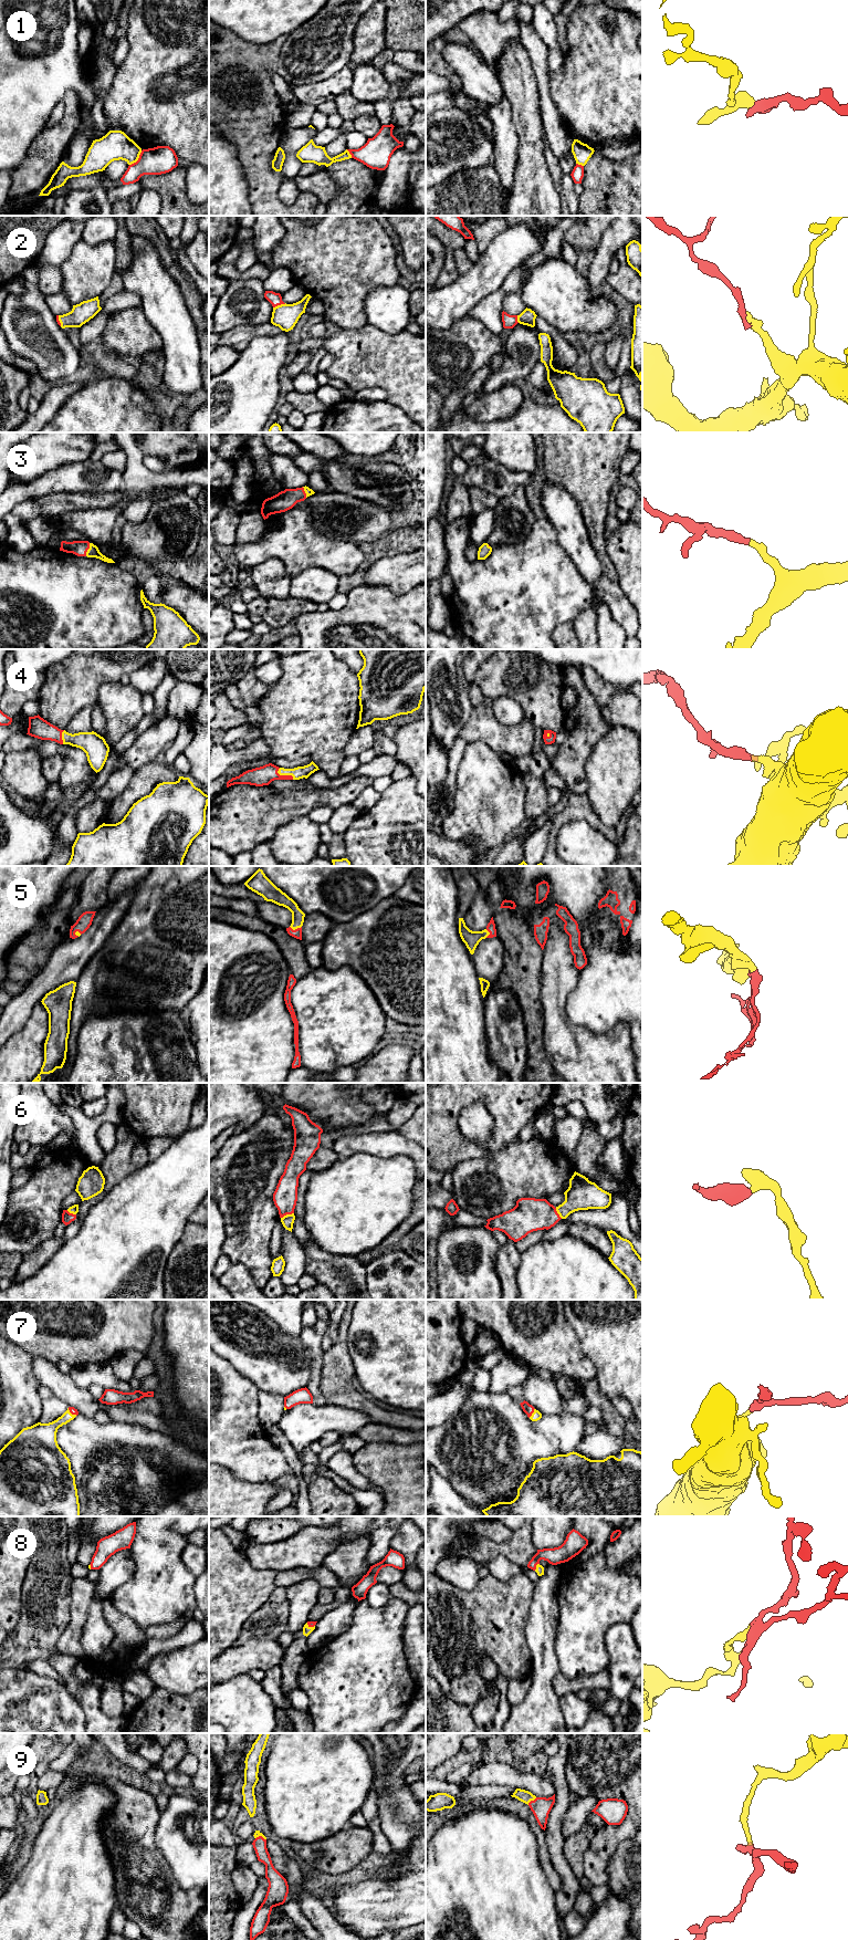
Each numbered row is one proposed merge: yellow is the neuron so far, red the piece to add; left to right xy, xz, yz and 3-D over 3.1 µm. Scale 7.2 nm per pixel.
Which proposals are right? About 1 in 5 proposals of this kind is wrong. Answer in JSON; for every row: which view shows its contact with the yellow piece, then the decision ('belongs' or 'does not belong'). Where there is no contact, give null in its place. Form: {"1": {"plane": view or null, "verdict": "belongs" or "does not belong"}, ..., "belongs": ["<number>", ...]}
{"1": {"plane": "xy", "verdict": "does not belong"}, "2": {"plane": "xz", "verdict": "belongs"}, "3": {"plane": "xy", "verdict": "belongs"}, "4": {"plane": "xz", "verdict": "belongs"}, "5": {"plane": "xz", "verdict": "belongs"}, "6": {"plane": "xz", "verdict": "belongs"}, "7": {"plane": "yz", "verdict": "belongs"}, "8": {"plane": "yz", "verdict": "belongs"}, "9": {"plane": "yz", "verdict": "belongs"}, "belongs": ["2", "3", "4", "5", "6", "7", "8", "9"]}

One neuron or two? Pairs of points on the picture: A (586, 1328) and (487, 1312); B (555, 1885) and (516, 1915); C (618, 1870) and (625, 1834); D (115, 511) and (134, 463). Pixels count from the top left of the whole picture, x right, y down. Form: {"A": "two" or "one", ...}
{"A": "two", "B": "two", "C": "two", "D": "one"}

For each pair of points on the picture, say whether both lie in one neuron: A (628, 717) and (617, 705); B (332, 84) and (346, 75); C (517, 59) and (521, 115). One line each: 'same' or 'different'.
A: same
B: same
C: same

